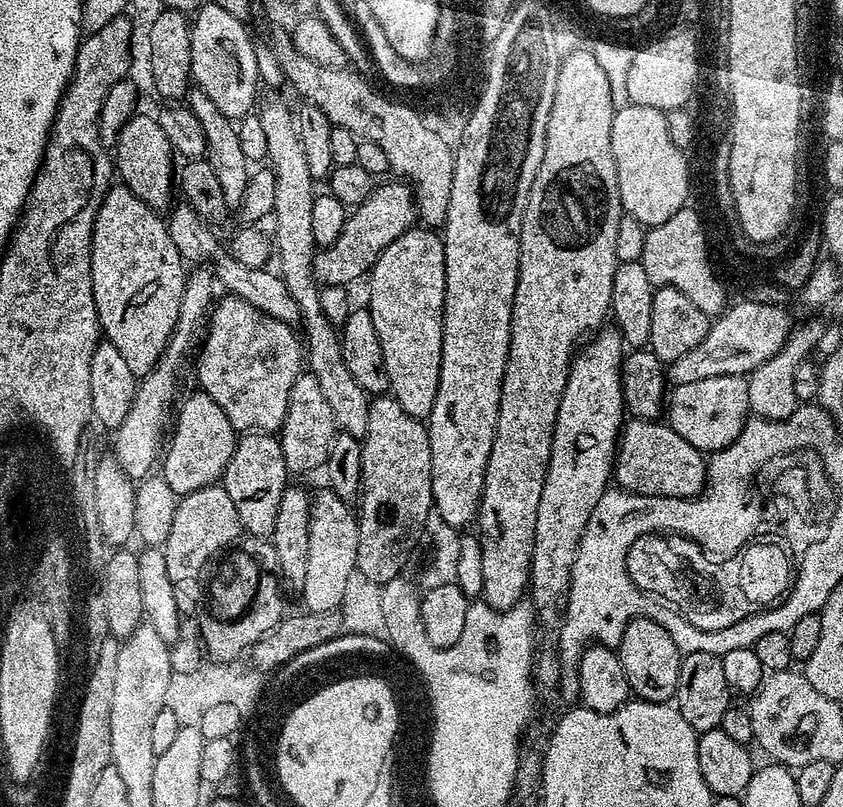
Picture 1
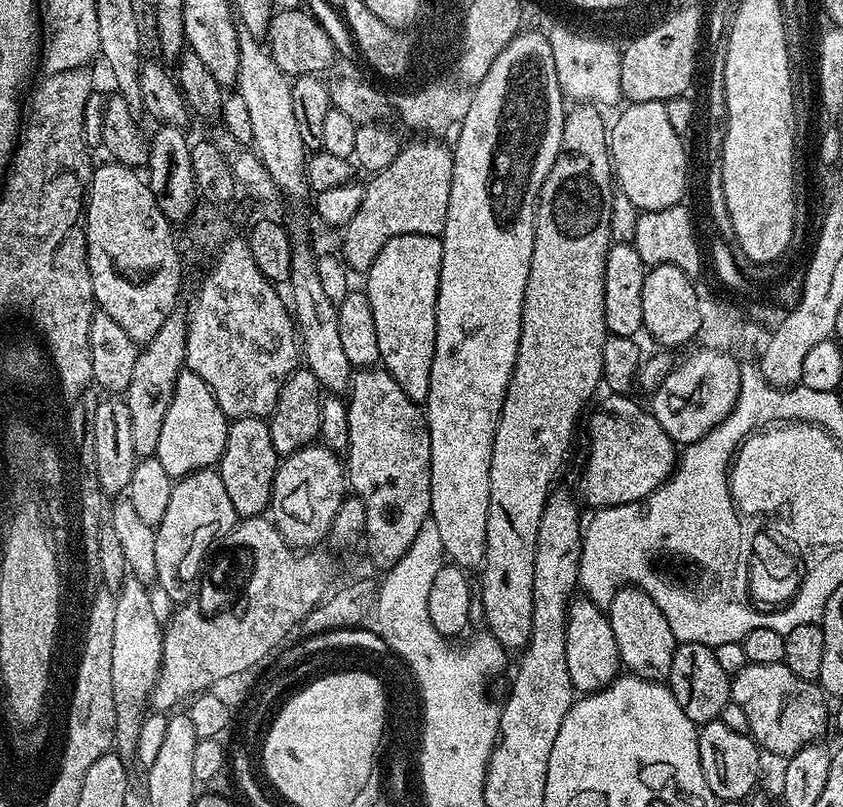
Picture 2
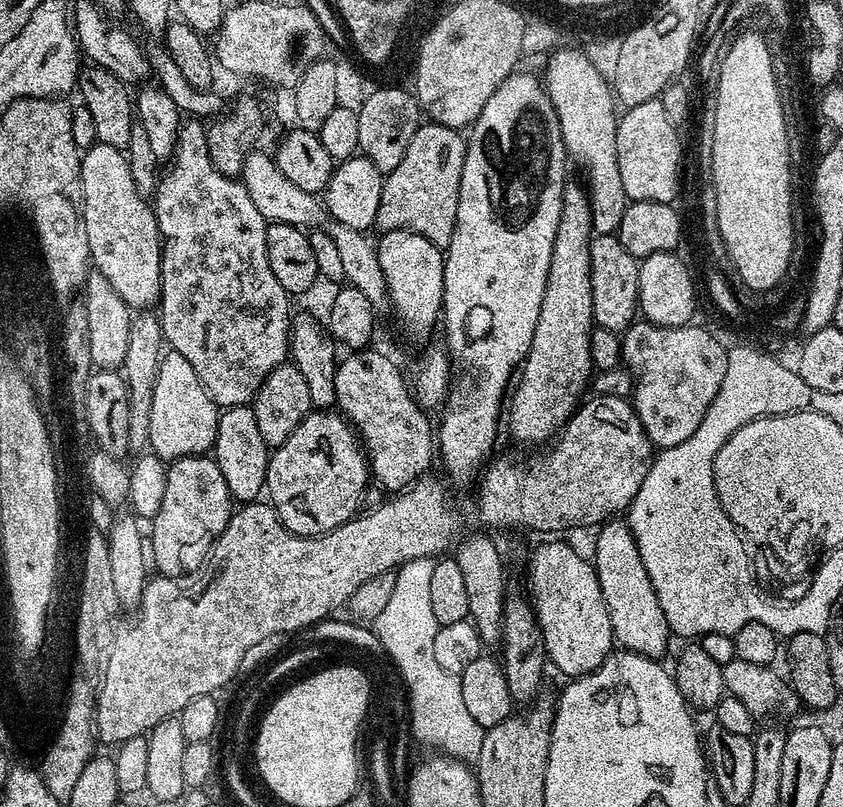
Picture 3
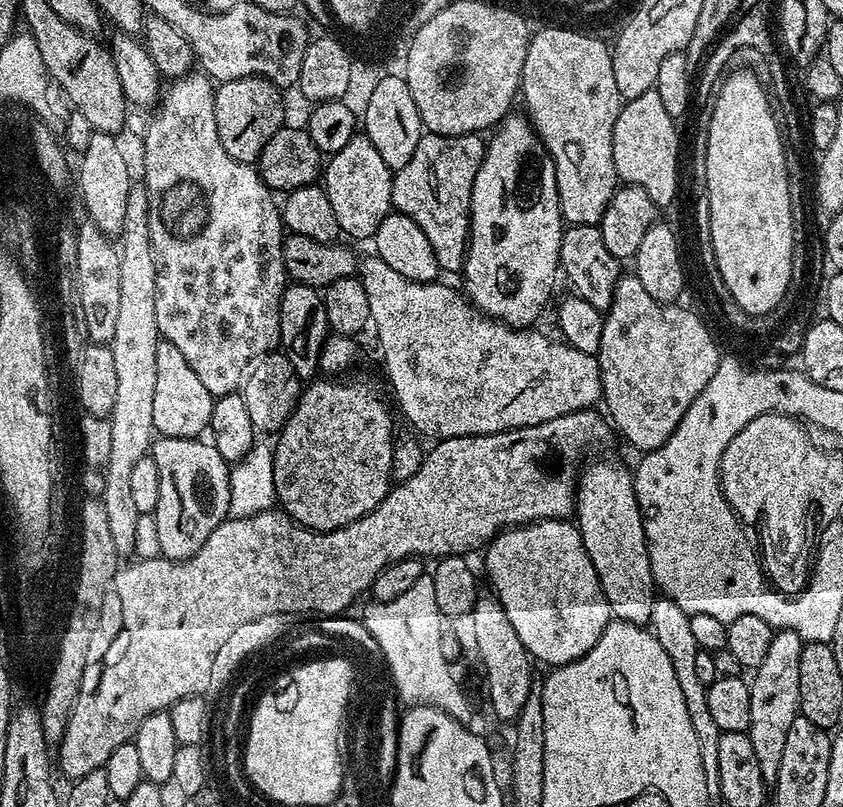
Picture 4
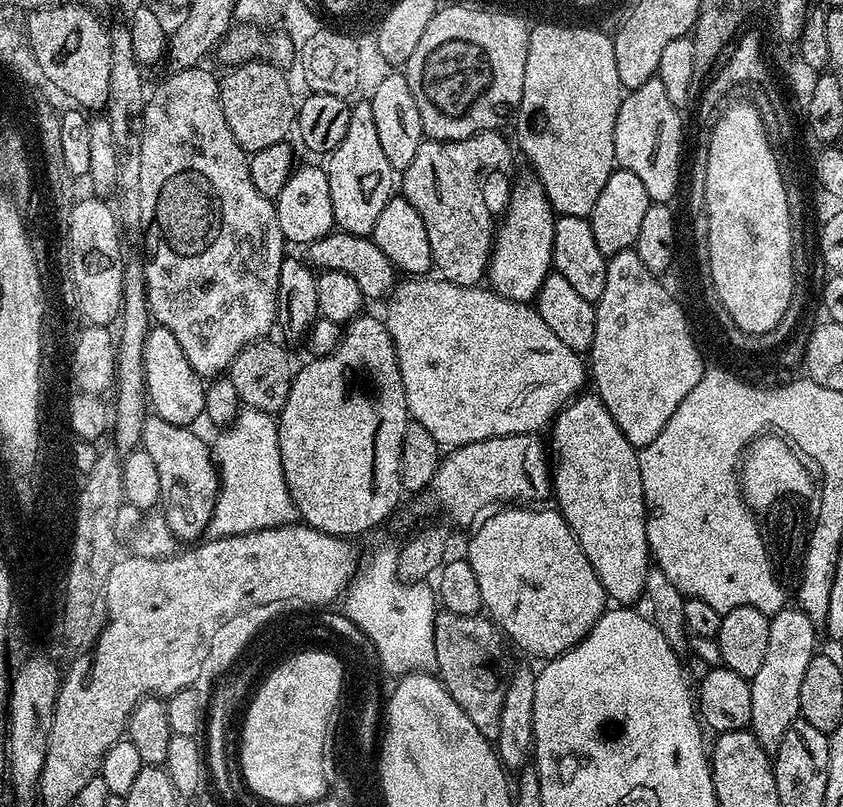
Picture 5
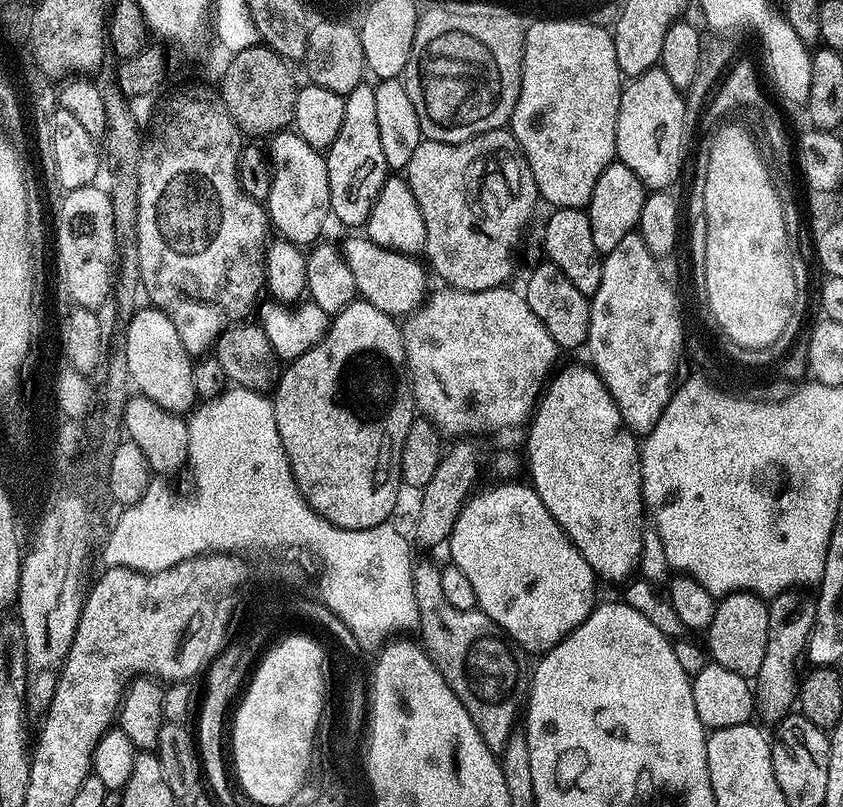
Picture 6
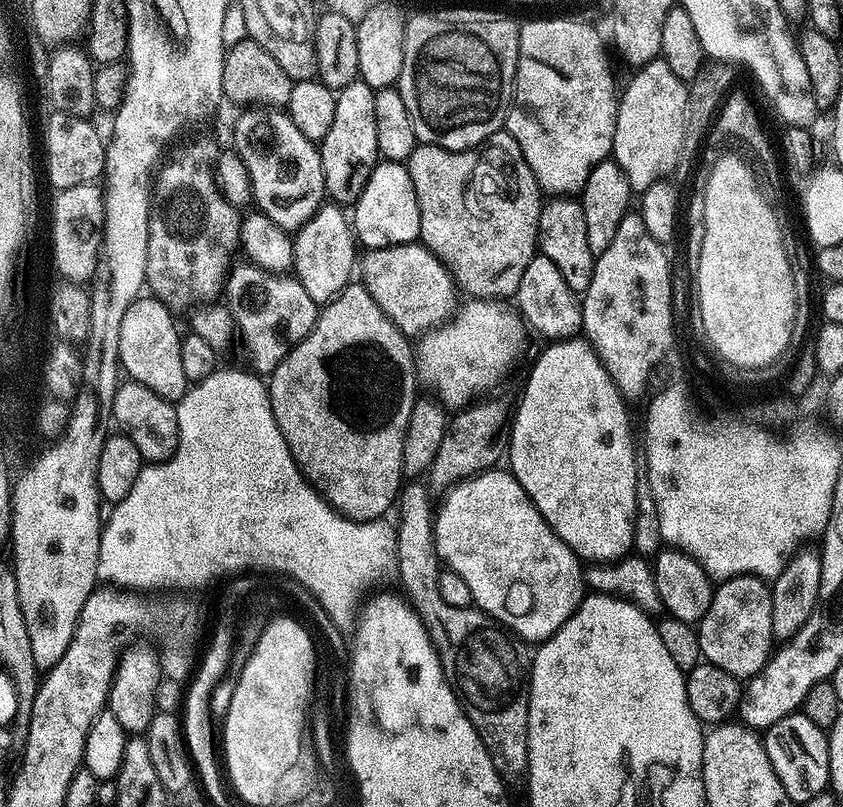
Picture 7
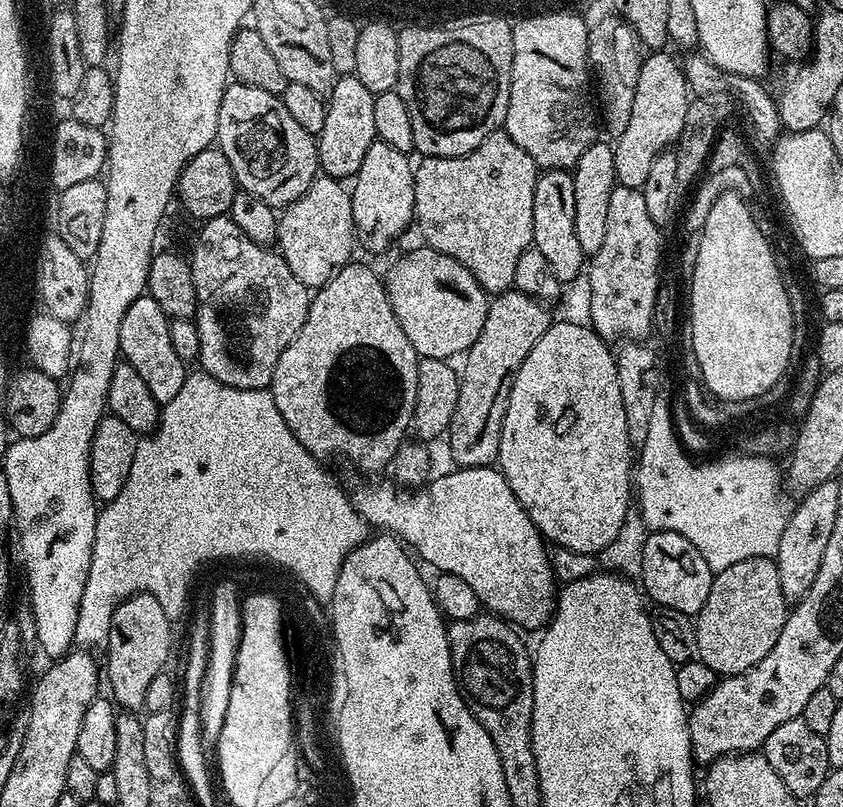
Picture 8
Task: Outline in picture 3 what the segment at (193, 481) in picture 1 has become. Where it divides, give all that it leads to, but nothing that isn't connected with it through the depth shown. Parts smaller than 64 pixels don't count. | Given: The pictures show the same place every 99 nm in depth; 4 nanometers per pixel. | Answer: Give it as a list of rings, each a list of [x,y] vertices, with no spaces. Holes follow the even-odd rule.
[[[165,351],[154,382],[147,447],[165,462],[181,460],[183,456],[203,456],[216,443],[219,421],[218,406],[208,397],[202,382],[198,382],[194,366],[182,354]]]

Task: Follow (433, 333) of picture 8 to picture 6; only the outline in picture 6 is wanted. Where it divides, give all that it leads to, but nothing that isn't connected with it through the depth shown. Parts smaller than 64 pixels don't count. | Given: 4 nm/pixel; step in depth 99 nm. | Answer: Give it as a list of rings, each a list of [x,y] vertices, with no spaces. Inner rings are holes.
[[[367,235],[349,236],[352,237],[342,244],[342,251],[350,266],[350,274],[354,274],[357,293],[374,306],[378,306],[378,310],[382,310],[393,318],[404,318],[416,312],[425,303],[430,292],[430,289],[428,290],[429,273],[425,265],[423,263],[420,265],[415,255],[378,246],[373,240],[369,240]]]

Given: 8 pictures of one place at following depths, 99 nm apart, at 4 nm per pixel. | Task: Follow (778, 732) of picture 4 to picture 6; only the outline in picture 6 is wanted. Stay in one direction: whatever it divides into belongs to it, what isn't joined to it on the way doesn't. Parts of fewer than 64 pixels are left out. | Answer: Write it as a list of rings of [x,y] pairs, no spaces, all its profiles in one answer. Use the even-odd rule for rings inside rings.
[[[793,586],[786,589],[782,594],[771,597],[768,604],[768,617],[770,618],[770,630],[768,631],[768,641],[766,642],[766,658],[762,658],[762,670],[754,678],[754,695],[759,715],[763,715],[770,724],[777,723],[793,711],[797,703],[798,696],[796,693],[797,678],[796,676],[796,659],[805,655],[808,647],[808,639],[812,633],[812,627],[816,621],[816,596],[808,593],[808,590],[801,590]]]

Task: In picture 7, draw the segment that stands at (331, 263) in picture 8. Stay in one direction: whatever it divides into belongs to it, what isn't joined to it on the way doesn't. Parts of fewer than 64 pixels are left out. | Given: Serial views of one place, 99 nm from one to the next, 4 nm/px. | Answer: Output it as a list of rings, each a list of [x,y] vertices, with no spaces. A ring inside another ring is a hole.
[[[335,202],[321,204],[319,210],[296,229],[292,245],[294,262],[291,271],[317,306],[329,304],[343,288],[353,283],[352,271],[358,268],[358,241],[352,231],[349,213],[341,205]]]

